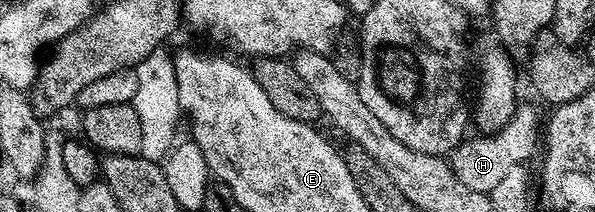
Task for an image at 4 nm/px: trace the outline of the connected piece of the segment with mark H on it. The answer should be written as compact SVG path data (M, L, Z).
M521 108L494 135L477 135L471 139L465 138L449 154L448 162L465 187L479 193L491 194L495 186L506 176L510 167L531 162L532 152L538 149L538 135L536 139L536 113L532 109Z

